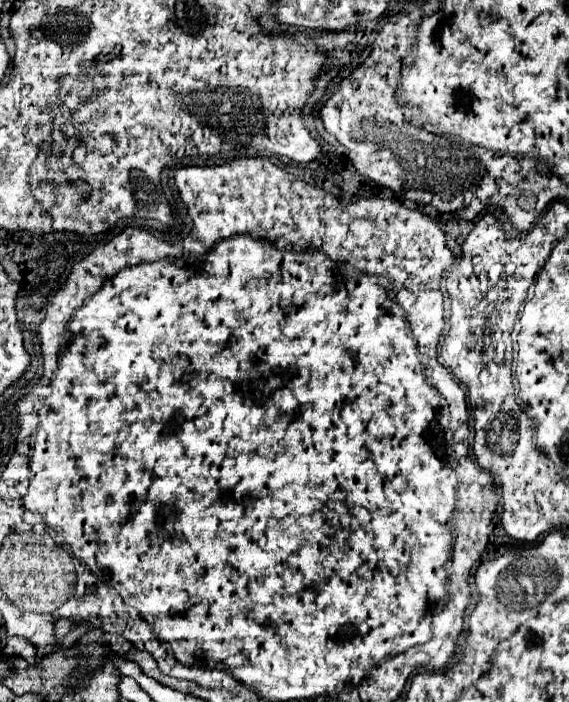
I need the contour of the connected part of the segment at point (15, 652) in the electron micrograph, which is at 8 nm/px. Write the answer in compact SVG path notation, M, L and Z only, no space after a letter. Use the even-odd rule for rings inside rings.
M11 637L7 641L7 647L3 649L3 655L7 655L7 657L21 657L27 663L33 665L35 659L37 659L37 649L31 647L23 637Z

